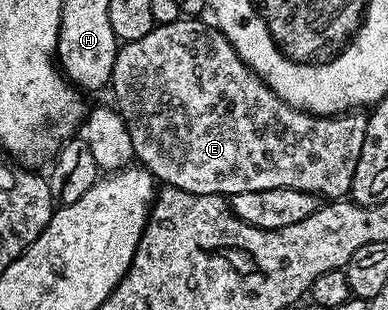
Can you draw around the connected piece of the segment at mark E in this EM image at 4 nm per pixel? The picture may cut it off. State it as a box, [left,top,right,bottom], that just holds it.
[109,19,367,199]

